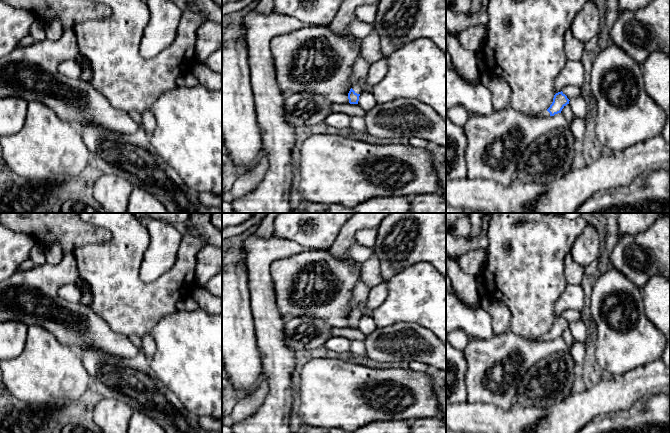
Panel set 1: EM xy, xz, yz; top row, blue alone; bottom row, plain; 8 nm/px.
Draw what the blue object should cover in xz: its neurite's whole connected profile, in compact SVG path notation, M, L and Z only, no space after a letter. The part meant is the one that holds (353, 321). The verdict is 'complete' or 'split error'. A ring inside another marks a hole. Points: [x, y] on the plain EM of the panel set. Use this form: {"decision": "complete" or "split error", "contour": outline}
{"decision": "split error", "contour": "M359 308L354 309L348 317L349 327L358 328L359 320L363 315L363 312Z"}

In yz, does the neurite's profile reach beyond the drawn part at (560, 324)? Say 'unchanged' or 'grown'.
grown

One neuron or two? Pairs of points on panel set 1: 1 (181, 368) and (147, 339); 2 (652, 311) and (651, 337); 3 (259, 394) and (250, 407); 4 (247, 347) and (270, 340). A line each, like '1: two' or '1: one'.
1: two
2: two
3: one
4: two

